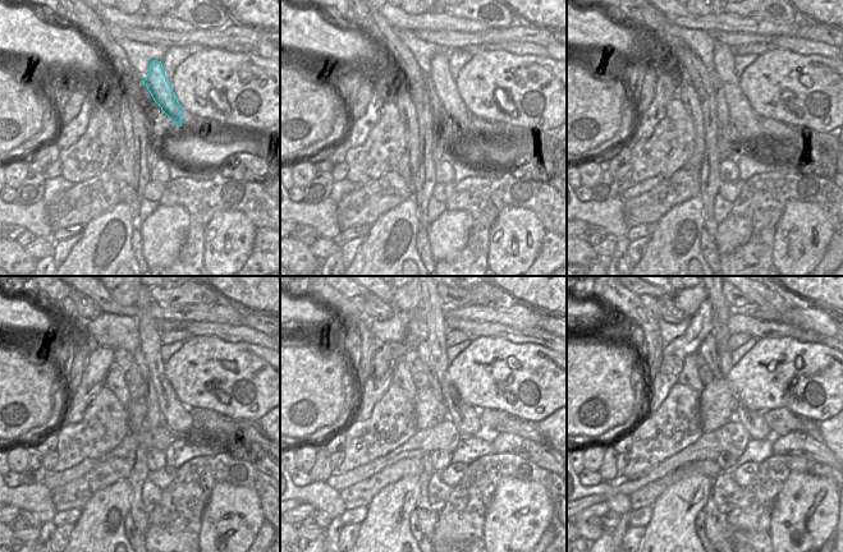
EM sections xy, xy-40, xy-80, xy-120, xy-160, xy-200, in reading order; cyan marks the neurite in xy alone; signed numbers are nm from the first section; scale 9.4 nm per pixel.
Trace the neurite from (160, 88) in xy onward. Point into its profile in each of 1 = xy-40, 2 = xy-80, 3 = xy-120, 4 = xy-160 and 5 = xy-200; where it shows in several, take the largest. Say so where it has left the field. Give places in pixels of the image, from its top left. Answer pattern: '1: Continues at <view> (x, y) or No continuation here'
1: Continues at xy-40 (453, 107)
2: Continues at xy-80 (746, 122)
3: Continues at xy-120 (177, 417)
4: Continues at xy-160 (467, 418)
5: Continues at xy-200 (720, 309)

